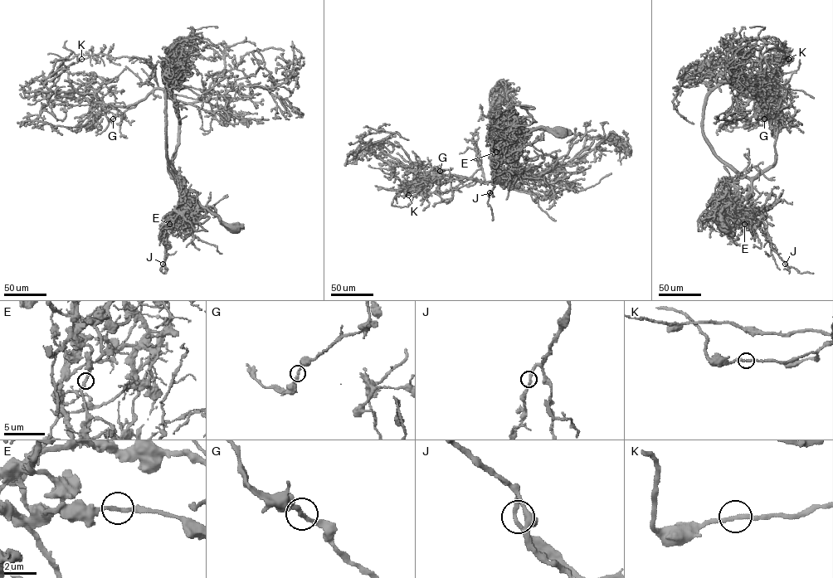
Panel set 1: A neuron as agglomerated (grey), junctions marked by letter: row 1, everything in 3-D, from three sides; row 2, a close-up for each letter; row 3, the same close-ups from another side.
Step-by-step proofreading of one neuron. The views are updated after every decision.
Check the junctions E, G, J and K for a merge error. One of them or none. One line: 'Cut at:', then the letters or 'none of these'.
Cut at: E

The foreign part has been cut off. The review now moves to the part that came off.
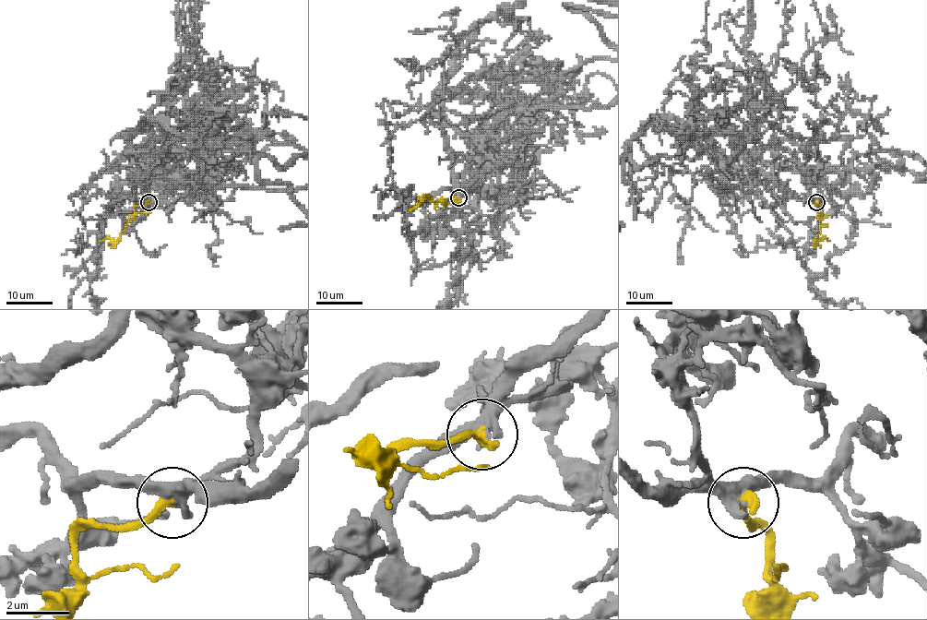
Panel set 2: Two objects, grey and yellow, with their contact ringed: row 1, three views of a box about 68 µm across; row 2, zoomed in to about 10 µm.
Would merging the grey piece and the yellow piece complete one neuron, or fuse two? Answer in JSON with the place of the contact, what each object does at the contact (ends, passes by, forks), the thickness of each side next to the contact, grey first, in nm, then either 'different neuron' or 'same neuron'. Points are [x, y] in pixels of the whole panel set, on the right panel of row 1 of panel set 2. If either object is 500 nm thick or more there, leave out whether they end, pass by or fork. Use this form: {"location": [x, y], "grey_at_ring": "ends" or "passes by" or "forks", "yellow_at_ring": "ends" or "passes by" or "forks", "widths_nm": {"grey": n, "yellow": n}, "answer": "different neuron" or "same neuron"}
{"location": [816, 202], "grey_at_ring": "passes by", "yellow_at_ring": "ends", "widths_nm": {"grey": 400, "yellow": 340}, "answer": "same neuron"}

